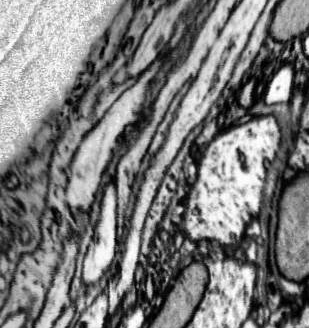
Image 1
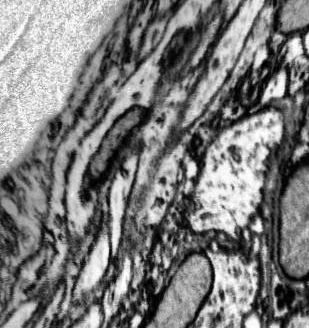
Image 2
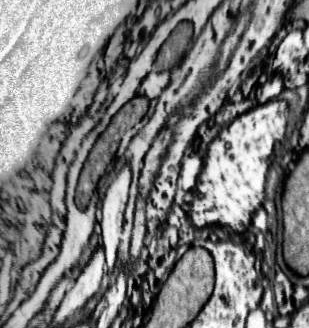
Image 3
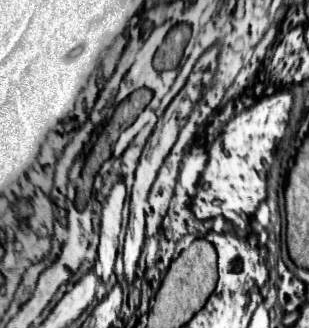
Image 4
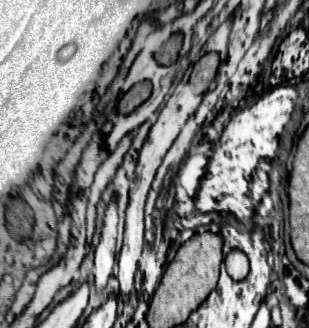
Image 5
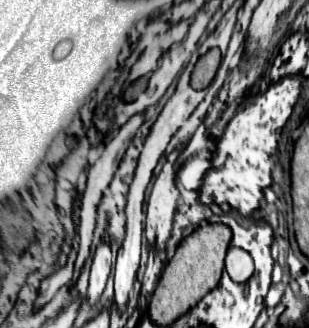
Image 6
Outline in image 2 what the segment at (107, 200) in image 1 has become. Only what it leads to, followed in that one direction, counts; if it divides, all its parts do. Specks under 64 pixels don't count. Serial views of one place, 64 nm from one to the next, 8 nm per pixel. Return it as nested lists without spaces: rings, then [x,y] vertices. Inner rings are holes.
[[[104,212],[104,222],[98,228],[96,240],[90,248],[88,258],[82,264],[80,276],[74,286],[74,300],[80,302],[88,292],[96,290],[110,266],[110,236],[108,236],[108,212]]]

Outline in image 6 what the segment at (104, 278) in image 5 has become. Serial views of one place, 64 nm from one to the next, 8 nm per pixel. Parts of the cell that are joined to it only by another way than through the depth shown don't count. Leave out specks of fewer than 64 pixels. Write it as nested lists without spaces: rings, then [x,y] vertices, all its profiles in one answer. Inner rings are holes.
[[[102,242],[94,250],[94,262],[90,272],[90,286],[88,286],[88,302],[96,304],[106,288],[106,280],[112,272],[112,250],[108,242]]]

